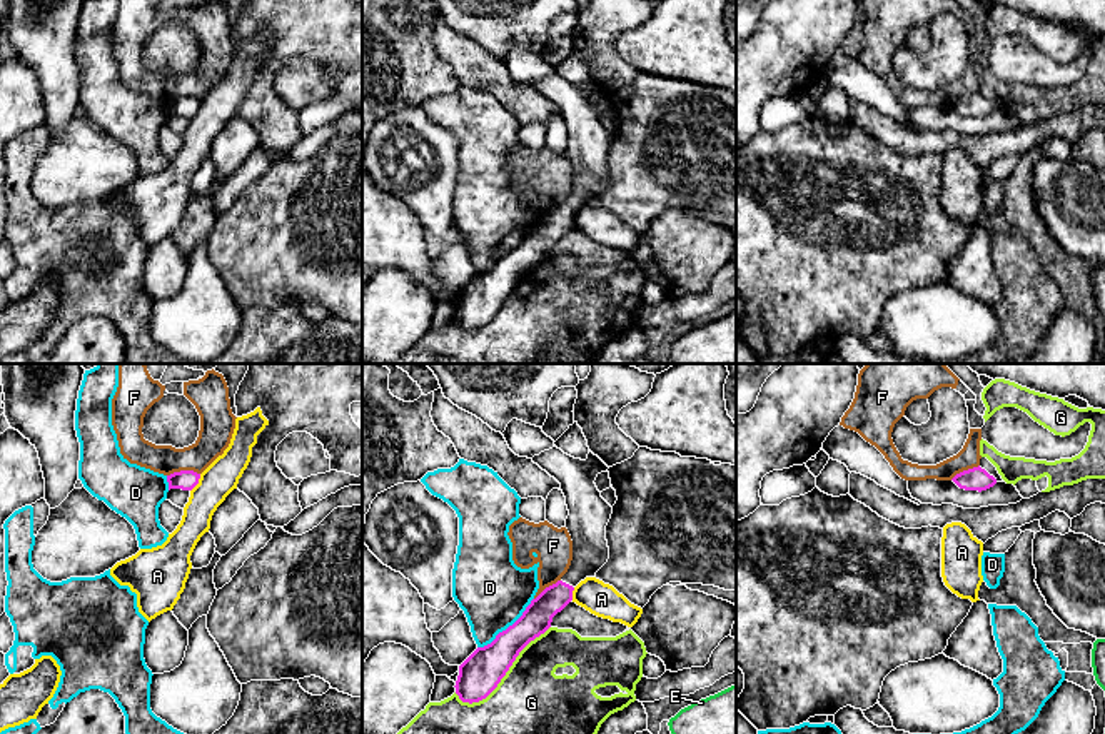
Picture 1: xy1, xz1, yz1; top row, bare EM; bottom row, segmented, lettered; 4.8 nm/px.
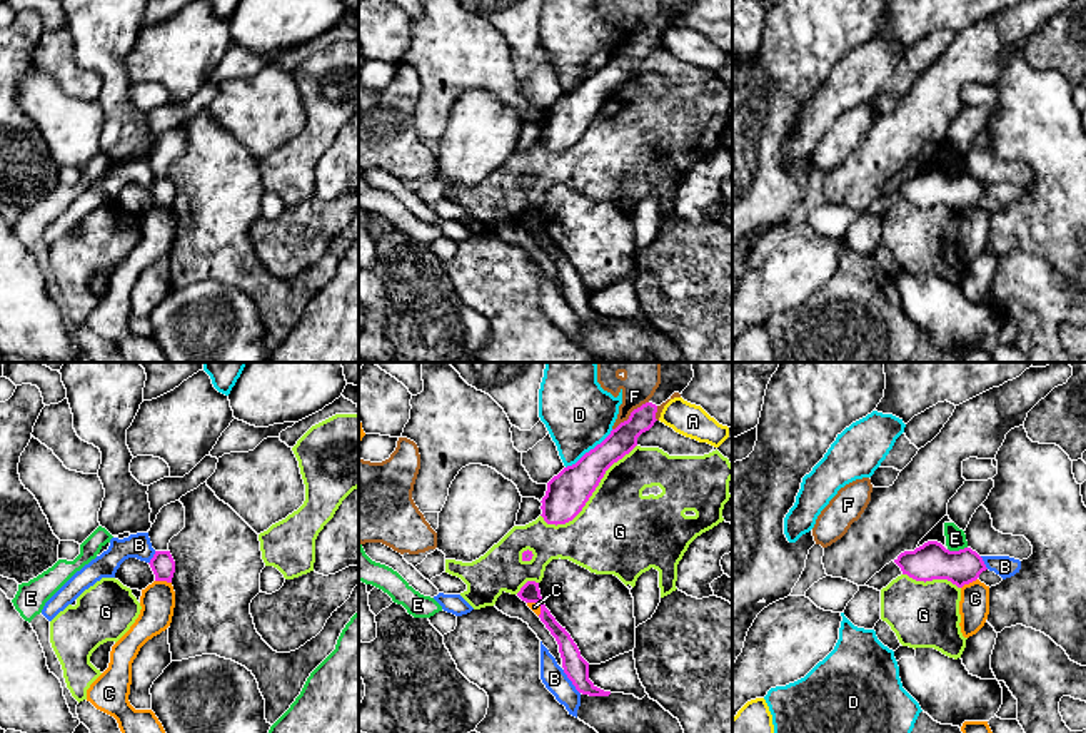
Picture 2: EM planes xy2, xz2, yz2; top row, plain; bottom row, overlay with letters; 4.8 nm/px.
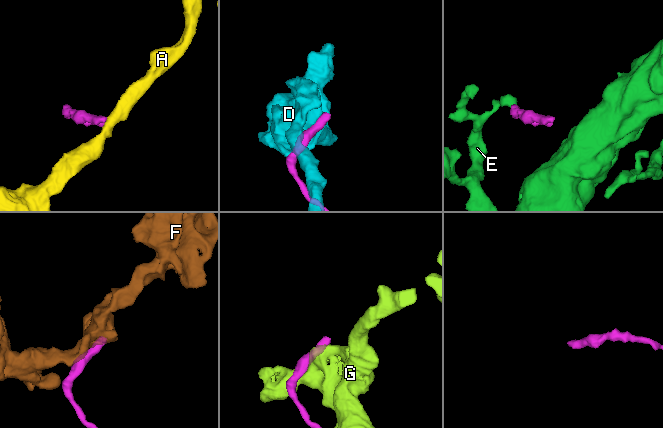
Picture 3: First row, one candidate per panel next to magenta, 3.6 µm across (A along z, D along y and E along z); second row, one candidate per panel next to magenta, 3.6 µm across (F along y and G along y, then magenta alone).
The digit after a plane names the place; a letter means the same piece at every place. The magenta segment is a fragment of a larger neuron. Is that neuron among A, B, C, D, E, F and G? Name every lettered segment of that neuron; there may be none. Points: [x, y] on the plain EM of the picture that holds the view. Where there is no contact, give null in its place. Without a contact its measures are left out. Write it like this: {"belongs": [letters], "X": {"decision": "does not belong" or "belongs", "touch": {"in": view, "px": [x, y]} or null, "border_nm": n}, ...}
{"belongs": [], "A": {"decision": "does not belong", "touch": {"in": "xy1", "px": [197, 109]}, "border_nm": 100}, "B": {"decision": "does not belong", "touch": {"in": "xz2", "px": [571, 306]}, "border_nm": 150}, "C": {"decision": "does not belong", "touch": {"in": "xy2", "px": [164, 206]}, "border_nm": 80}, "D": {"decision": "does not belong", "touch": {"in": "xz1", "px": [509, 252]}, "border_nm": 360}, "E": {"decision": "does not belong", "touch": {"in": "yz2", "px": [956, 177]}, "border_nm": 100}, "F": {"decision": "does not belong", "touch": {"in": "xz2", "px": [631, 40]}, "border_nm": 220}, "G": {"decision": "does not belong", "touch": {"in": "xz2", "px": [591, 121]}, "border_nm": 600}}

